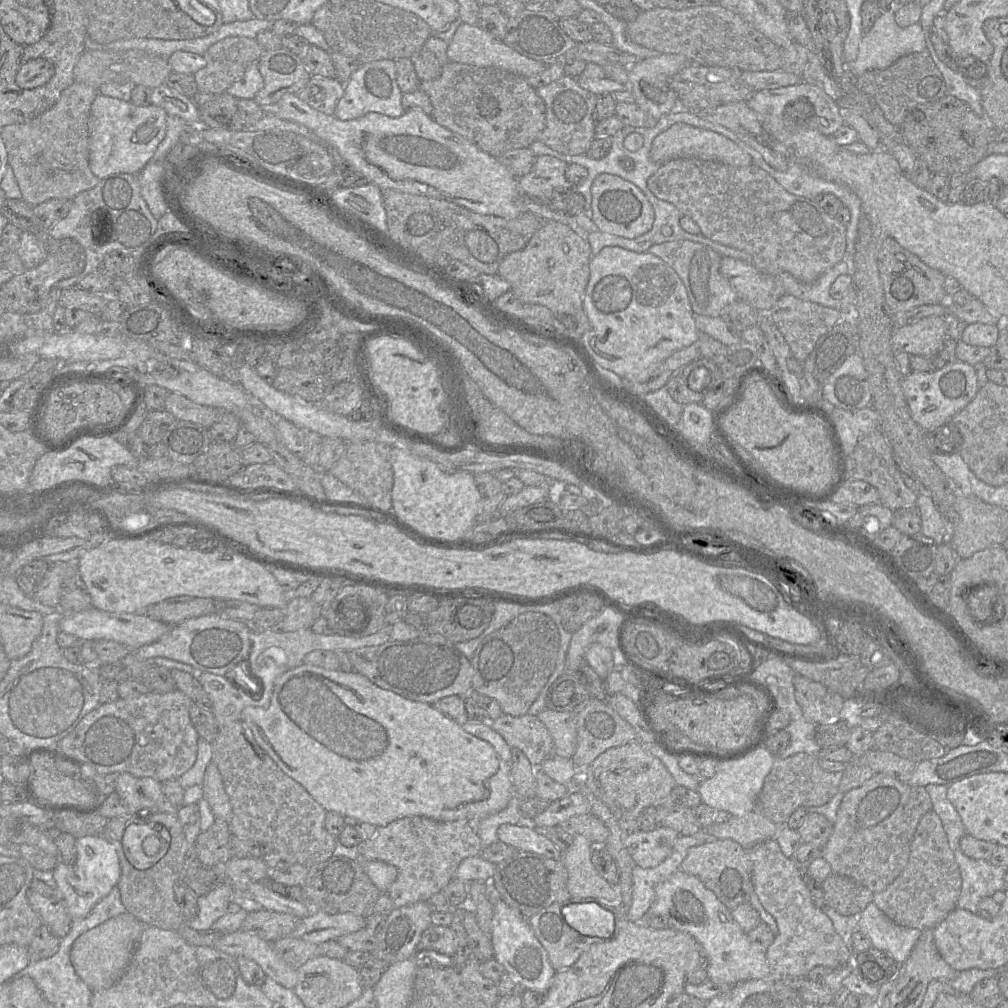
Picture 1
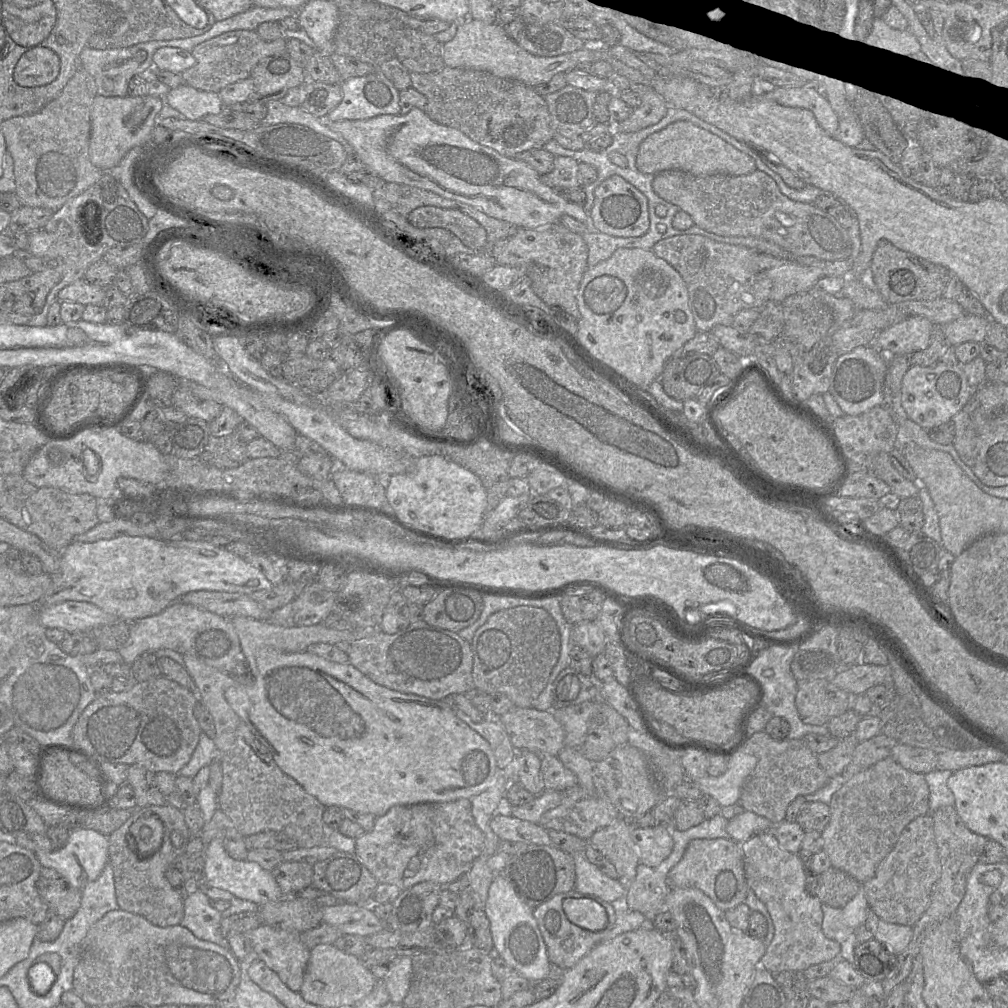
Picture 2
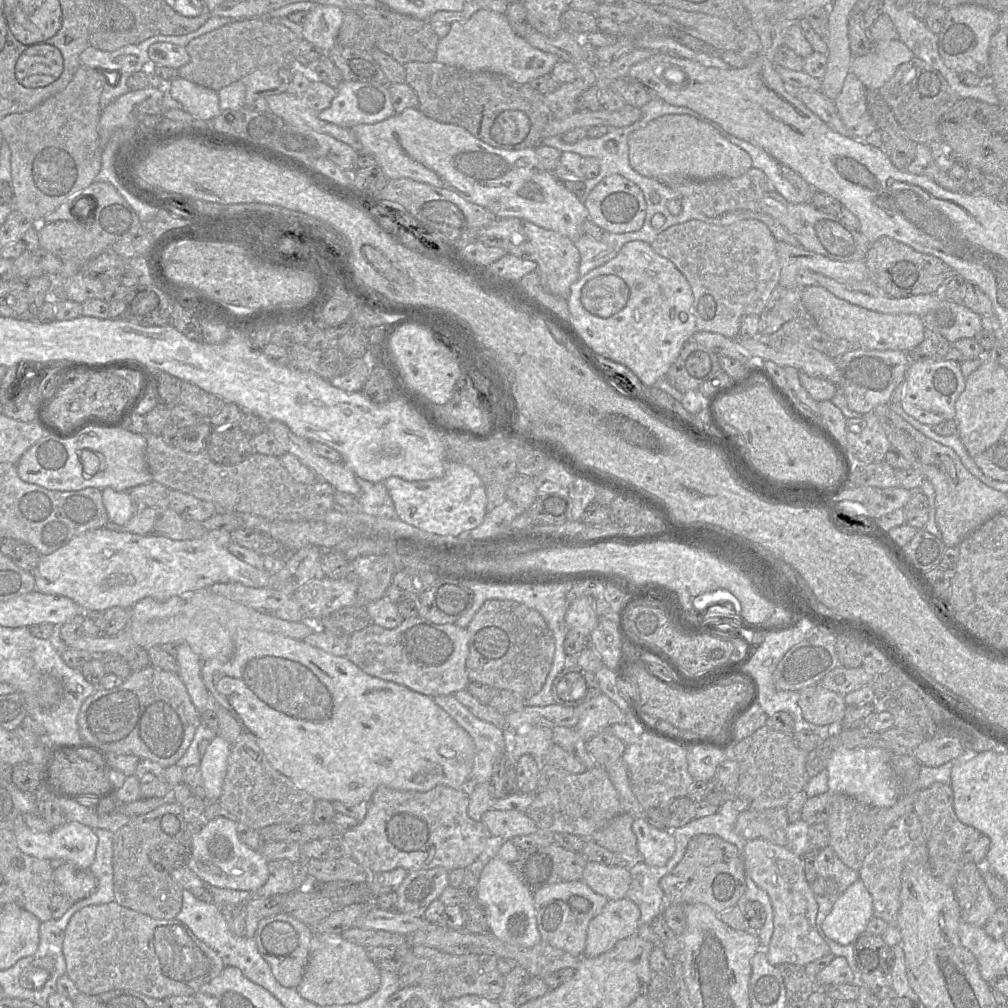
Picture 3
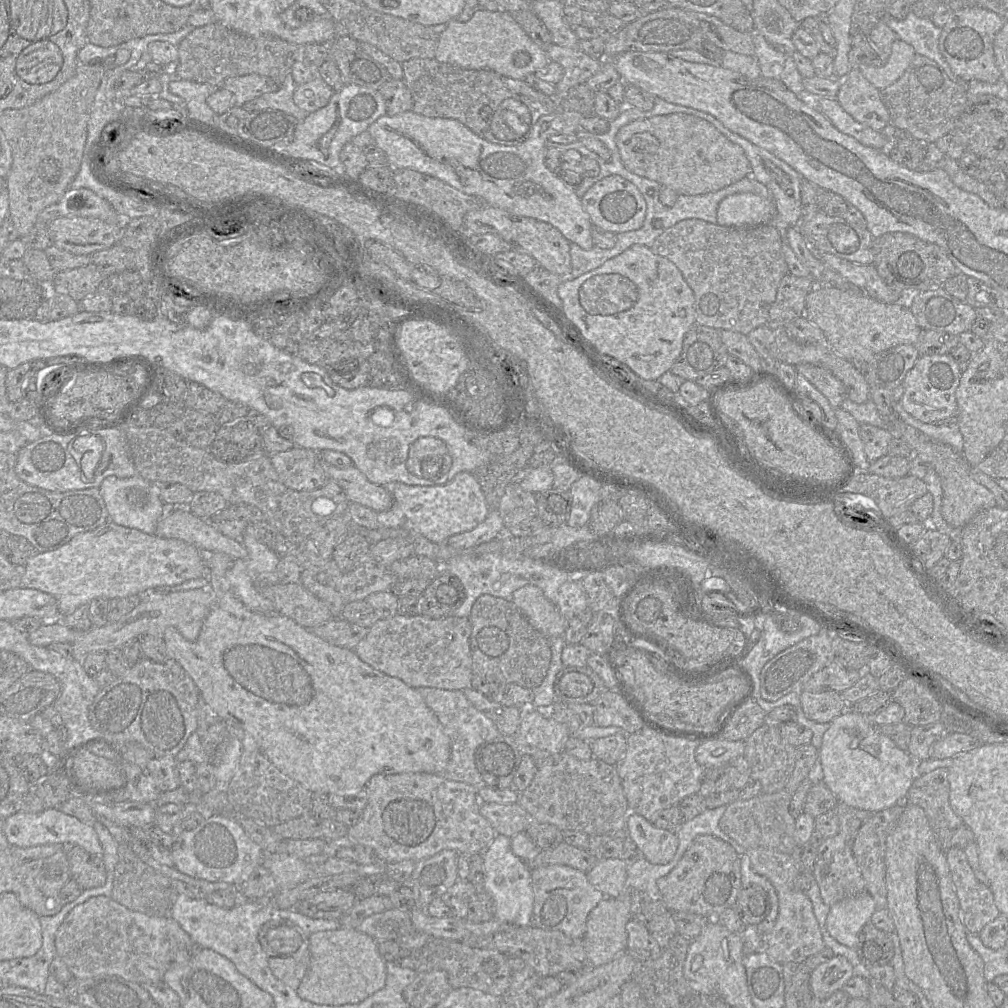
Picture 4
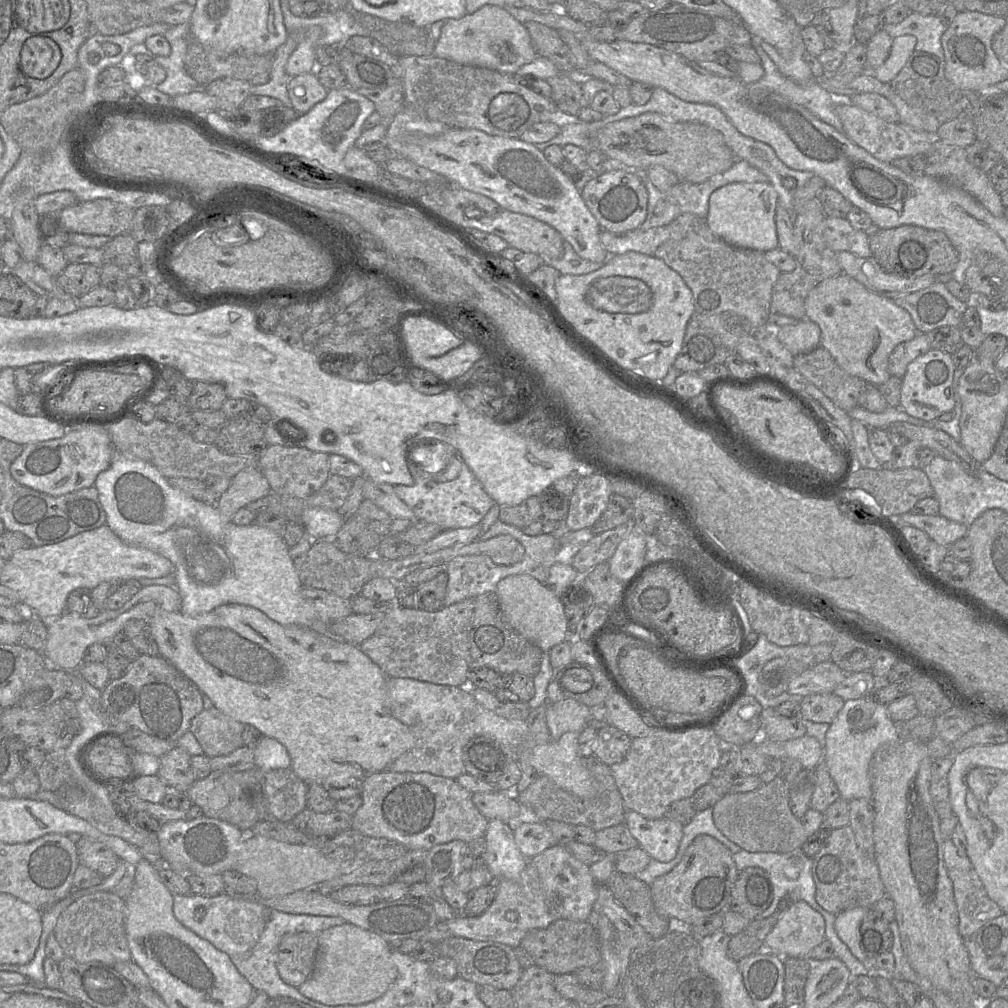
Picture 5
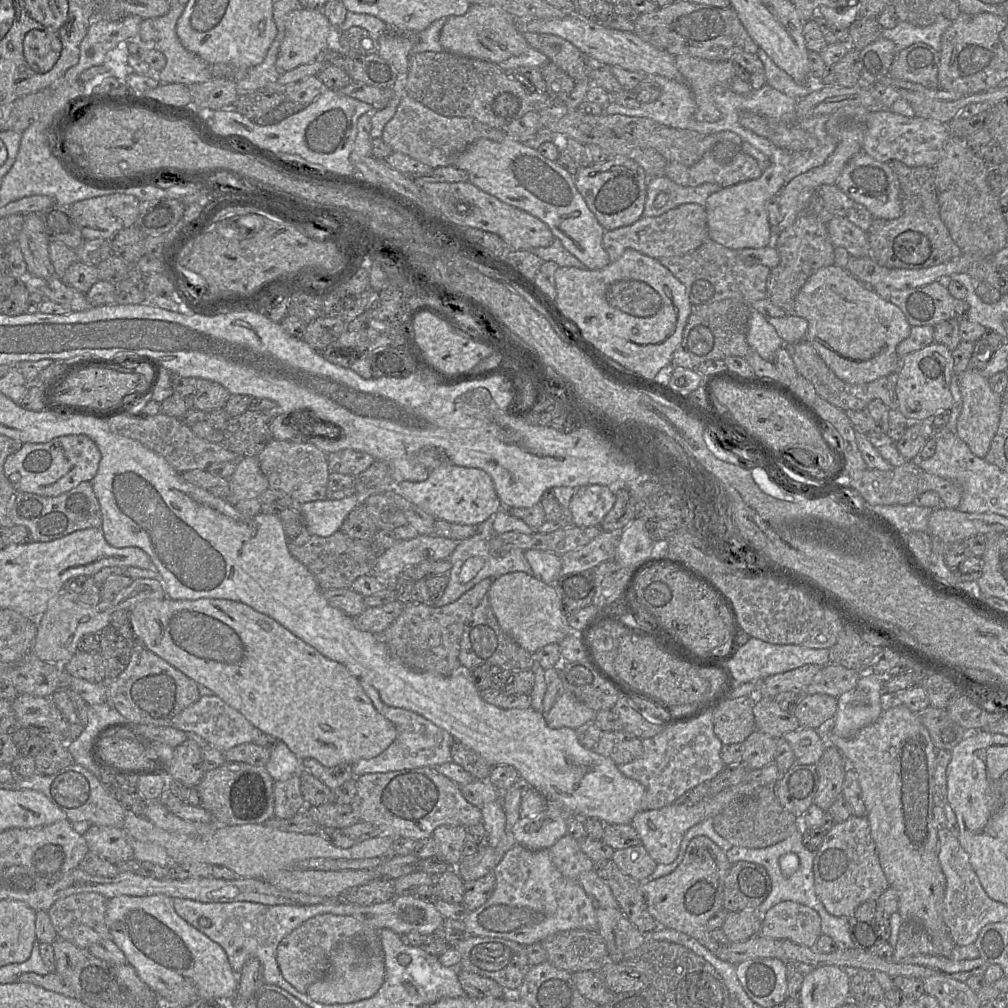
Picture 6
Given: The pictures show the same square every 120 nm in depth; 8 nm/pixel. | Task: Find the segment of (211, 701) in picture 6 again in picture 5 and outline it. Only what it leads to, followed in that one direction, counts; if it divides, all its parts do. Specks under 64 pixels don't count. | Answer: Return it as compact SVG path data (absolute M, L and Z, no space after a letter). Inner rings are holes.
M213 706L210 709L204 709L193 718L189 731L194 734L200 743L204 754L209 758L213 758L228 755L235 749L242 747L244 745L242 739L244 728L245 724L225 715Z

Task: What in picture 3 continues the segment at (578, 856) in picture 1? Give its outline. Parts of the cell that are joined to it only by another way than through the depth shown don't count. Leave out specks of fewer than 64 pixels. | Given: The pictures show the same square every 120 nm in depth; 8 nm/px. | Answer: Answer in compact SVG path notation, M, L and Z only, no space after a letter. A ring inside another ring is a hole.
M587 861L581 880L608 900L620 900L625 898L631 877L626 867Z

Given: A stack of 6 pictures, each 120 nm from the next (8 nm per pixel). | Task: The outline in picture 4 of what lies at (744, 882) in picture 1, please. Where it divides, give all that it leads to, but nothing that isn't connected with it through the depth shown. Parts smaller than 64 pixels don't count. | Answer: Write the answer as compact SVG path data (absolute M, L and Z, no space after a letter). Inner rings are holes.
M713 835L696 836L671 872L657 880L660 899L667 909L709 918L733 908L741 883L740 855L729 843Z

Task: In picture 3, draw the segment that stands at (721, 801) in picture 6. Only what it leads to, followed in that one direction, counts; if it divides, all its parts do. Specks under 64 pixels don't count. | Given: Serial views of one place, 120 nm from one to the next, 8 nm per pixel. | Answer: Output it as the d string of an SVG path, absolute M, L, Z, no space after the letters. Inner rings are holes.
M635 815L631 828L636 837L639 858L649 866L664 866L675 852L671 830L659 830L649 825L642 815Z

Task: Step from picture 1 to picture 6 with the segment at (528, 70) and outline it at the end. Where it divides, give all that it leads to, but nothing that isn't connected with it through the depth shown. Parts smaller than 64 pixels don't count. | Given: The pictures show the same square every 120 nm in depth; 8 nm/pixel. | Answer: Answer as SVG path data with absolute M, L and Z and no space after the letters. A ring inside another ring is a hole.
M485 4L471 5L464 15L447 17L439 41L444 51L495 64L521 55L530 48L523 33L515 25L513 15L500 6Z

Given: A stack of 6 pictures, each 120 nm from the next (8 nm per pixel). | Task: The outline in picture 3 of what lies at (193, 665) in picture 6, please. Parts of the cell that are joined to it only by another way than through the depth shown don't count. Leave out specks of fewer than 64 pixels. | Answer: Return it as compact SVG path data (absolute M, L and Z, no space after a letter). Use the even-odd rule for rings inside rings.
M252 629L252 630L238 632L236 634L235 639L234 639L234 650L228 660L221 661L219 659L208 659L208 660L202 661L201 677L202 677L204 685L206 686L209 693L211 694L215 703L224 707L238 722L238 724L240 725L242 729L242 733L251 737L259 745L259 747L264 752L264 755L267 758L270 765L275 770L277 770L284 776L288 777L298 788L310 794L315 800L324 799L324 800L328 800L331 802L338 800L338 801L342 801L349 805L355 805L355 804L360 803L361 801L369 802L373 793L375 792L377 787L380 785L388 786L390 788L400 790L400 791L412 790L412 791L421 791L421 792L431 790L438 785L445 785L445 786L449 786L452 788L456 788L456 789L463 789L470 785L470 774L471 774L471 770L473 767L473 760L475 756L475 746L474 746L473 739L468 734L468 732L464 728L462 728L452 717L450 717L450 715L445 710L443 710L440 706L438 706L434 702L432 697L416 692L414 690L411 690L410 688L404 685L368 675L362 669L360 669L357 665L351 662L346 656L334 656L321 649L310 646L303 640L296 640L296 639L292 639L292 638L283 636L281 634Z

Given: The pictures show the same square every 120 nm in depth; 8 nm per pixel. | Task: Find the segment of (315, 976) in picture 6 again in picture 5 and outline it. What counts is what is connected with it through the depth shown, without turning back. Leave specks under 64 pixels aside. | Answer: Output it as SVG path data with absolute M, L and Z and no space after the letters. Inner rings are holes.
M299 932L281 940L276 965L282 981L298 988L312 974L318 950L318 934Z

